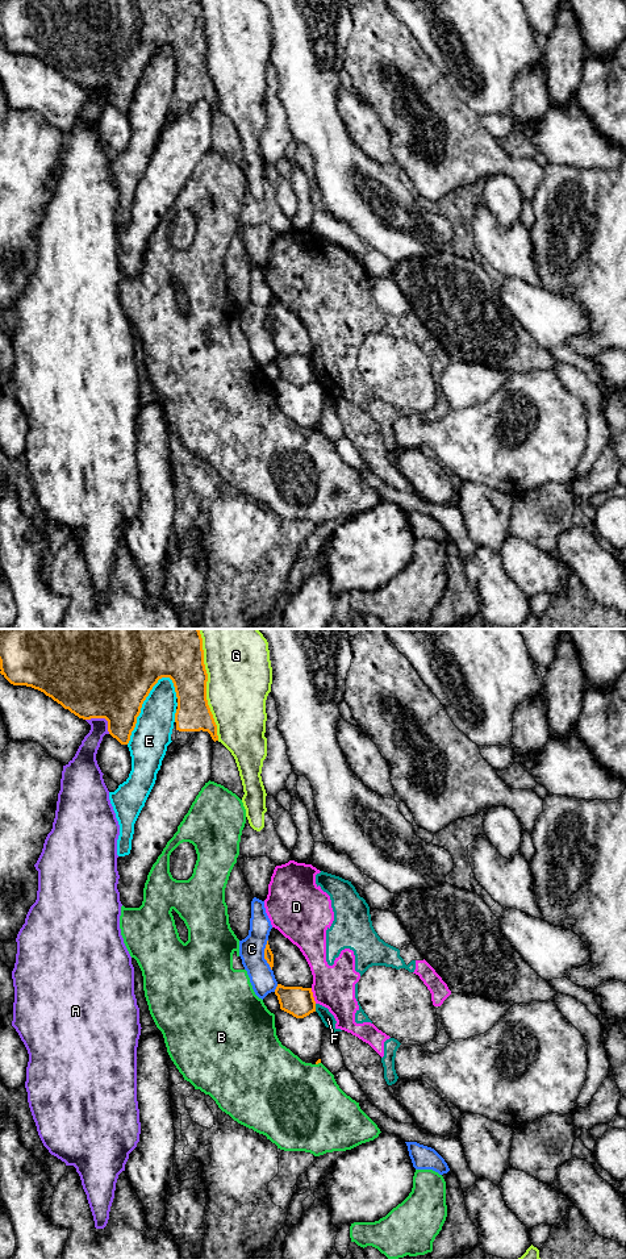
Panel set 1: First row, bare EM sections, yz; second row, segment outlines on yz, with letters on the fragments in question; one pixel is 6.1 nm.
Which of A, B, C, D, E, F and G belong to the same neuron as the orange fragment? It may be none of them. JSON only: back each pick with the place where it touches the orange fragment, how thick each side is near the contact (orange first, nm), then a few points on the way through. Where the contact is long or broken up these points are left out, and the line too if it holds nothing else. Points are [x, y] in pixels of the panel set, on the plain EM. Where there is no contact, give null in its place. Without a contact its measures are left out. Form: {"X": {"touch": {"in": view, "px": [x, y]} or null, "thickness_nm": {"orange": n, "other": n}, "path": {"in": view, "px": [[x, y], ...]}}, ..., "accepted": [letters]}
{"accepted": []}

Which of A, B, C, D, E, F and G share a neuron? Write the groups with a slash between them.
A / B / C / D F / E / G

